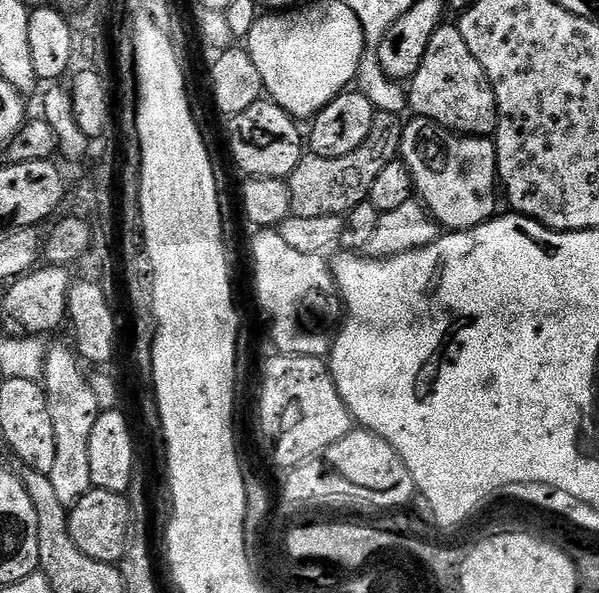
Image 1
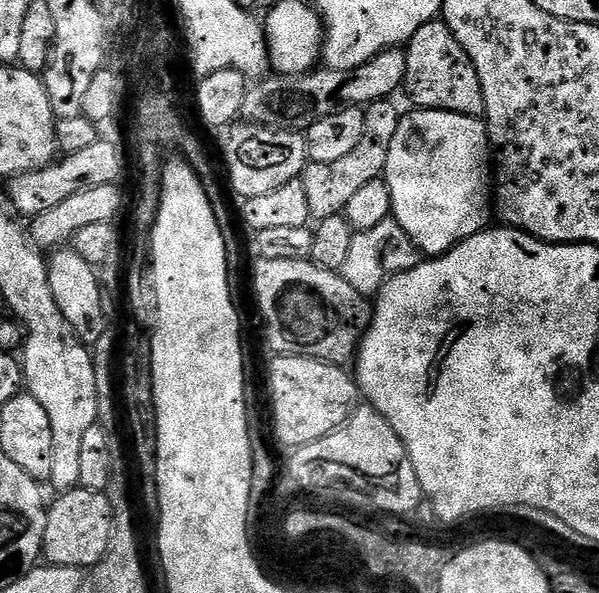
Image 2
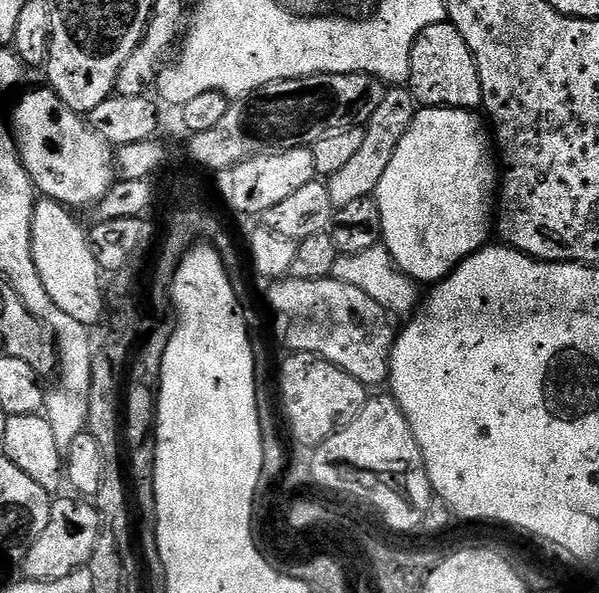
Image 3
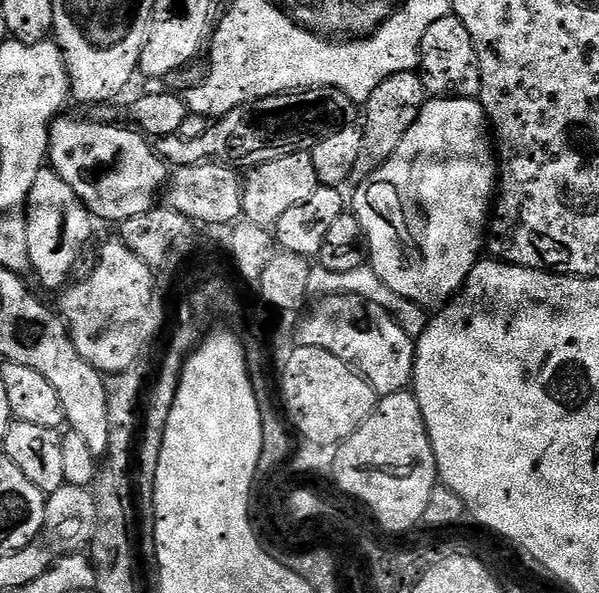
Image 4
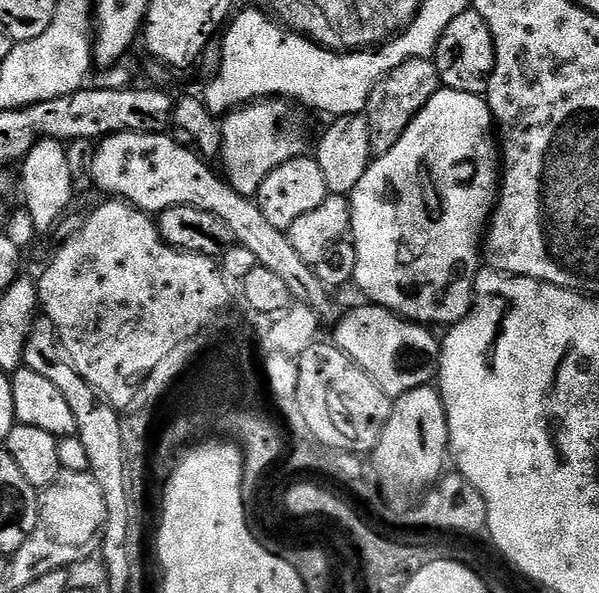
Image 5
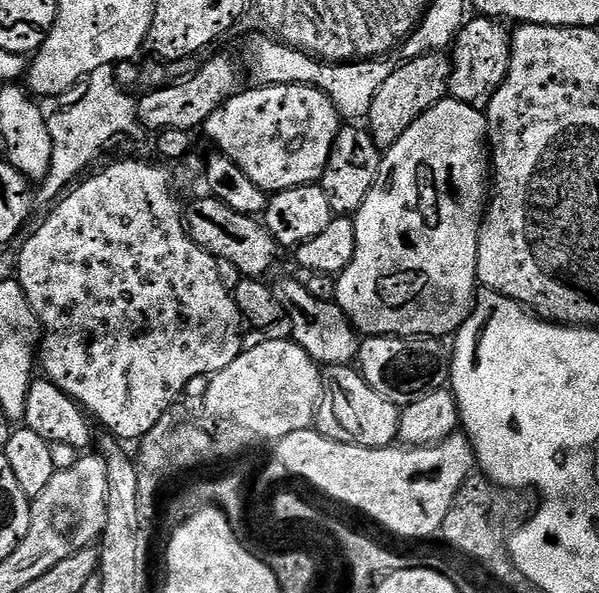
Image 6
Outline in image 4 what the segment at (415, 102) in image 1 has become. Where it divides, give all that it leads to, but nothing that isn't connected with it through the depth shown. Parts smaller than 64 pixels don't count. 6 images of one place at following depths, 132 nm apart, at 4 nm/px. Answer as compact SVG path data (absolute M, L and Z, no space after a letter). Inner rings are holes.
M455 14L438 18L426 38L422 38L420 47L420 81L424 83L425 93L436 98L476 98L480 94L480 67L470 38L470 30Z

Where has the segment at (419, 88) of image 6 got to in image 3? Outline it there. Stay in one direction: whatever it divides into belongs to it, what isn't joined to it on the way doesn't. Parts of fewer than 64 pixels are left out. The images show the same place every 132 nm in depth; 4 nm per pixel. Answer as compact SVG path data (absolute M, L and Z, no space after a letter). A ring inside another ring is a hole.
M392 86L385 91L378 110L374 110L368 123L363 125L362 147L346 161L346 166L342 166L338 174L327 177L333 209L337 210L359 199L369 199L375 193L378 182L382 182L382 174L386 174L386 166L390 166L390 158L394 158L394 150L398 150L398 142L402 142L417 111L416 99L407 87Z

